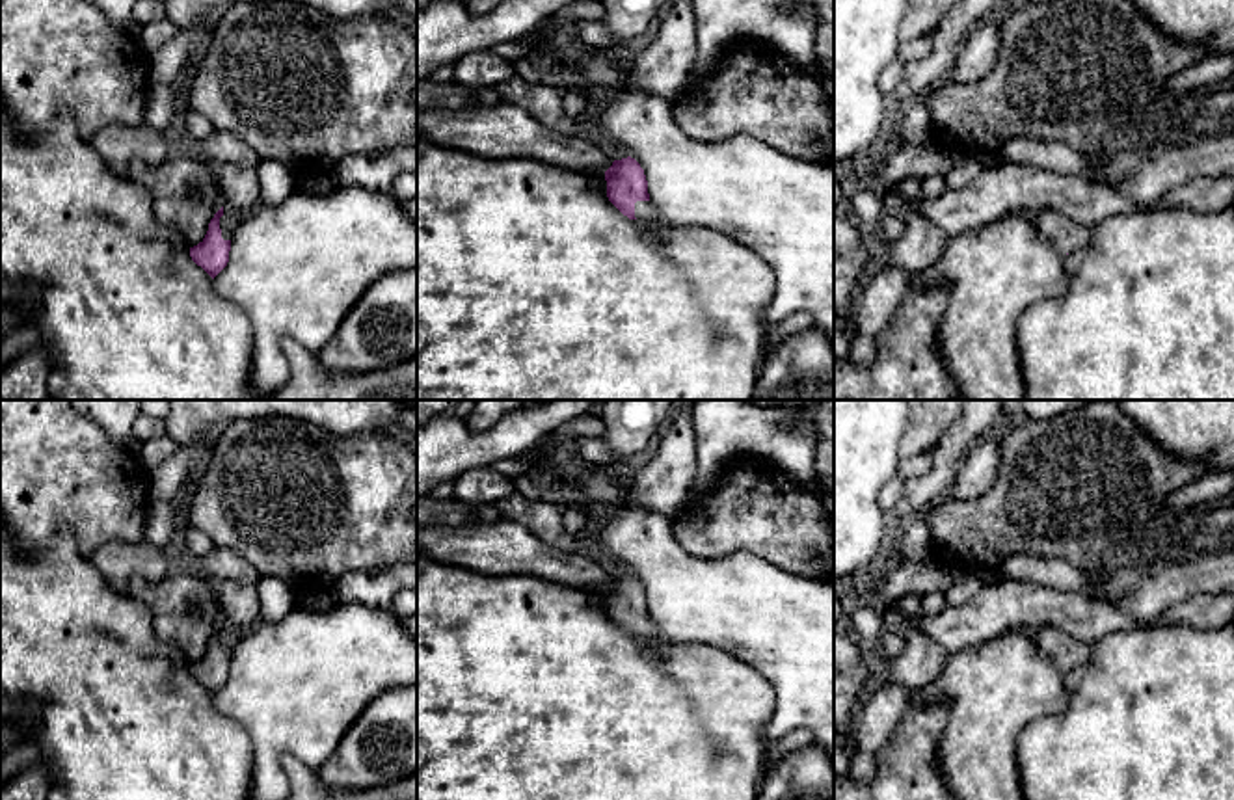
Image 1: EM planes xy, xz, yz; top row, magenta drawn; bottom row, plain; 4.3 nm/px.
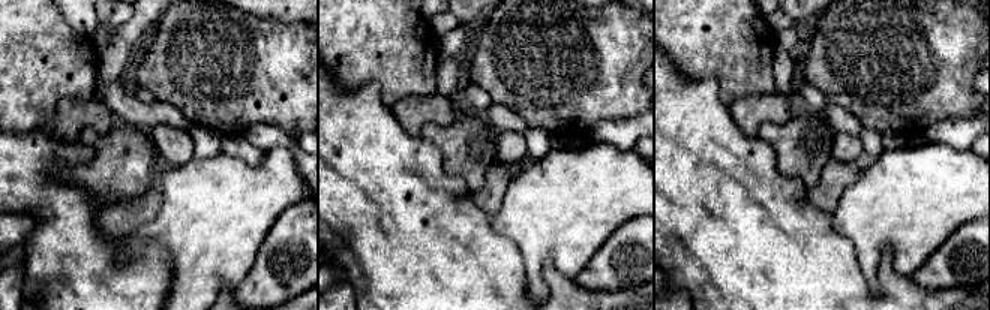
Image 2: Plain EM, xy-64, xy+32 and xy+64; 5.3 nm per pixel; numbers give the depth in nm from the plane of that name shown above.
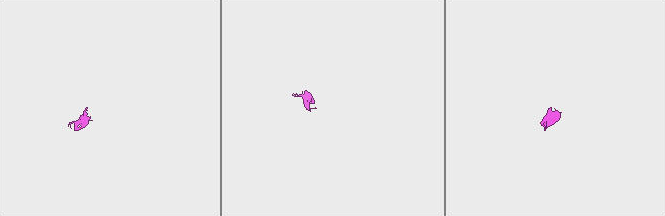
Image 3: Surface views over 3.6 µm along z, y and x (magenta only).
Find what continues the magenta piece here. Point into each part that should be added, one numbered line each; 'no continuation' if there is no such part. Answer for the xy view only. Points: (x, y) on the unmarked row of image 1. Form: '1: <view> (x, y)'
1: xy (226, 639)

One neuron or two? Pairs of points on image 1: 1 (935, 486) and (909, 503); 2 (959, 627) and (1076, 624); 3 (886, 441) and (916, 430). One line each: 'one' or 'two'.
1: one
2: one
3: two

